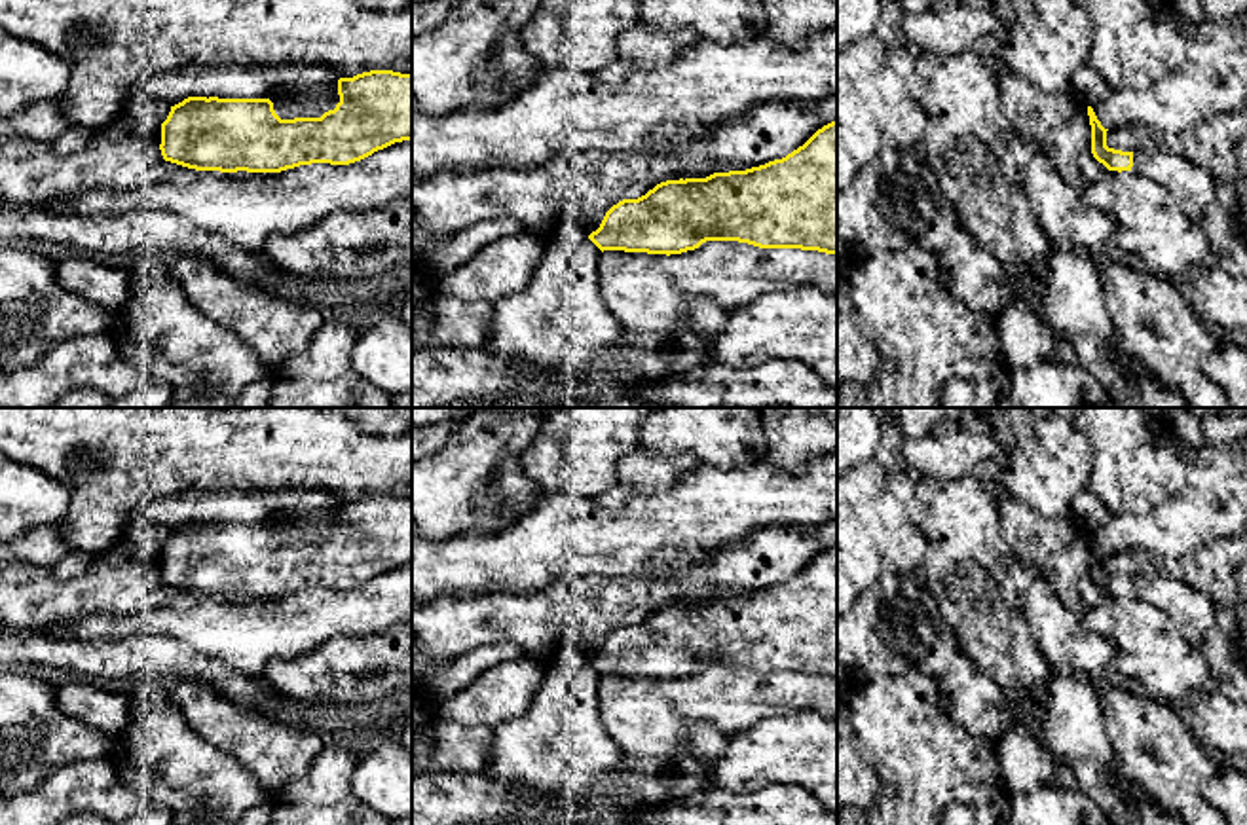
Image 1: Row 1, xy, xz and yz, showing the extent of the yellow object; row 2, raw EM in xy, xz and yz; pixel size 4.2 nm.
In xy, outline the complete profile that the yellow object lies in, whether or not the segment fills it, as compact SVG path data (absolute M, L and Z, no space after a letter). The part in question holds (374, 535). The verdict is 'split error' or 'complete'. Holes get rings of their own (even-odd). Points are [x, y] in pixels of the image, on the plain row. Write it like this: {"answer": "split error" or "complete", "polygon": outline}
{"answer": "complete", "polygon": "M370 495L338 504L340 527L321 542L281 544L270 523L188 522L161 548L165 586L220 597L281 597L300 590L349 590L412 565L412 499Z"}

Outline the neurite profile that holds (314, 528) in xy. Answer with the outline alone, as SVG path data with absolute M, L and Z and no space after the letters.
M338 506L307 516L292 516L275 522L273 535L281 544L321 542L340 527Z

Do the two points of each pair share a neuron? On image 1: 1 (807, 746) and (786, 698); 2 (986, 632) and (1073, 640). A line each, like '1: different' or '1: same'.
1: different
2: different

